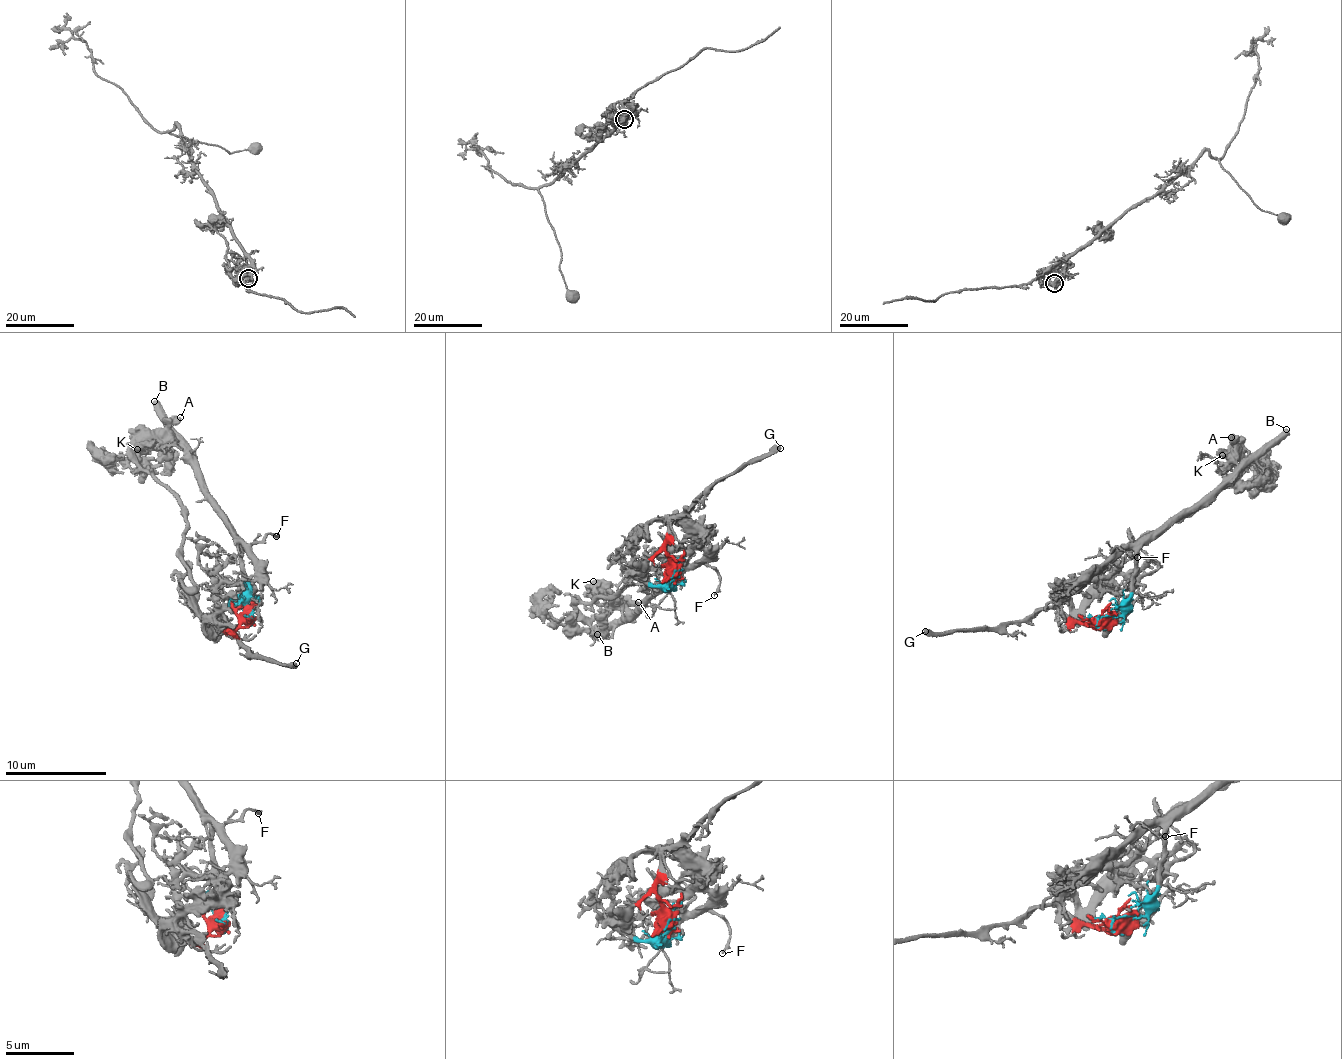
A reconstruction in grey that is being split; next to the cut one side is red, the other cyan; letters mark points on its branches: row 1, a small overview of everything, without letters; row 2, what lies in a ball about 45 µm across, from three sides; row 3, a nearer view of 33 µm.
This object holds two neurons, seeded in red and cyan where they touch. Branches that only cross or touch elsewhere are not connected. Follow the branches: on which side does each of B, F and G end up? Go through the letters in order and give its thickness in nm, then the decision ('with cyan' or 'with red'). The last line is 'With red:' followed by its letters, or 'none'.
B: calibre 480 nm; with cyan
F: calibre 200 nm; with cyan
G: calibre 440 nm; with red
With red: G

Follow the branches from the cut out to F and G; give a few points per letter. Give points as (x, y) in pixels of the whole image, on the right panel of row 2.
F: (1099, 618), (1120, 610), (1123, 591), (1133, 575), (1132, 549), (1111, 551), (1118, 546), (1137, 558)
G: (1101, 619), (1084, 624), (1070, 622), (1050, 607), (1039, 609), (1019, 621), (935, 635), (925, 632)

